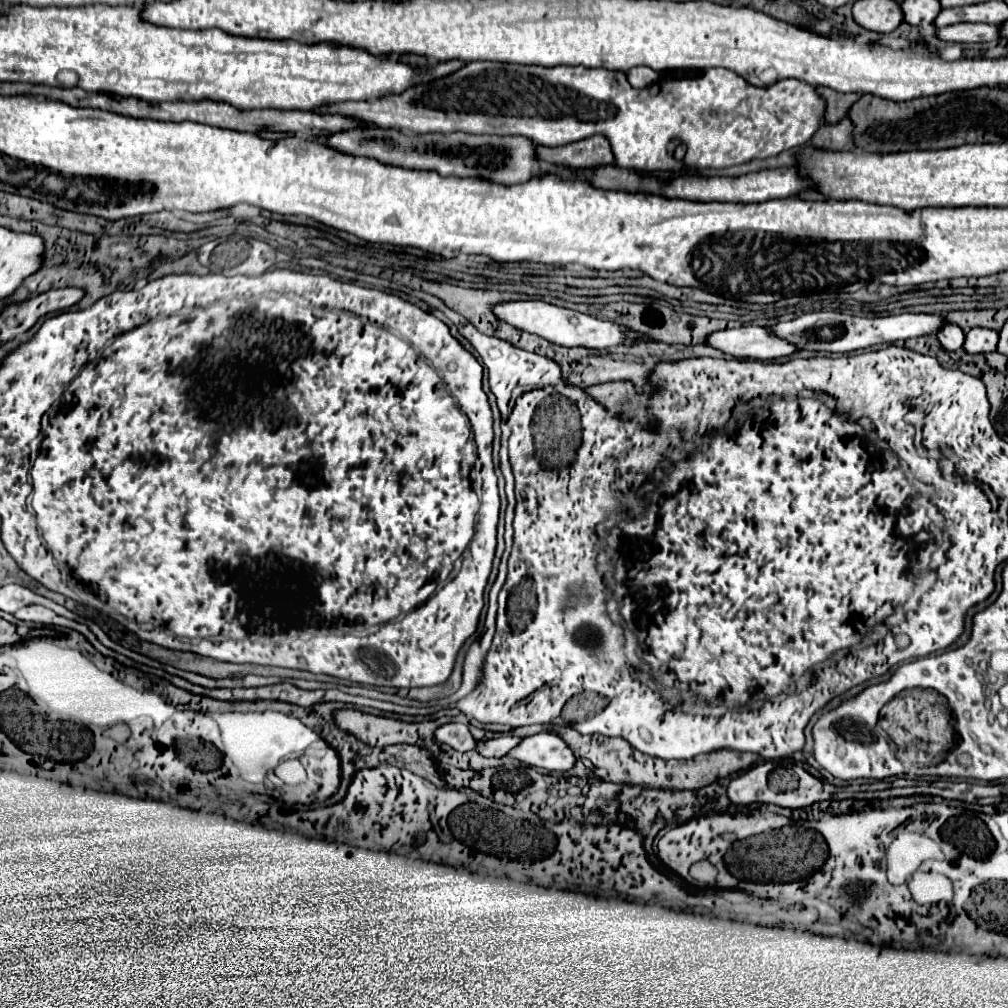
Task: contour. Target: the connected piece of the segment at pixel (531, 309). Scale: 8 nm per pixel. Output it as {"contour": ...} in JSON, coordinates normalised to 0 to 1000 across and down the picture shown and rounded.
{"contour":[[[525,298],[525,300],[503,300],[503,302],[493,302],[491,306],[491,313],[515,327],[533,331],[545,339],[551,339],[555,343],[578,343],[578,345],[608,345],[608,343],[630,343],[636,339],[648,339],[648,335],[644,331],[632,329],[628,325],[622,325],[618,321],[612,319],[604,319],[604,317],[594,317],[588,315],[584,312],[576,312],[570,308],[563,308],[563,306],[555,306],[537,298]]]}

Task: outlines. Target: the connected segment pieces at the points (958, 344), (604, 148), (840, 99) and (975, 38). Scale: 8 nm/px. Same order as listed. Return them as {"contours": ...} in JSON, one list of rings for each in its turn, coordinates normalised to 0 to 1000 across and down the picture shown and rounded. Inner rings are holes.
{"contours":[[[[943,321],[943,323],[938,323],[934,329],[932,329],[932,339],[938,347],[953,347],[955,341],[957,341],[957,329],[949,323],[949,321]]],[[[596,133],[557,147],[535,145],[535,157],[539,157],[543,163],[561,163],[566,167],[586,167],[592,163],[610,161],[606,145],[602,143],[602,137]]],[[[813,85],[813,87],[809,87],[809,89],[811,89],[811,93],[820,101],[820,105],[818,105],[818,115],[816,115],[820,123],[832,123],[832,121],[840,115],[844,103],[854,97],[852,91],[850,91],[850,93],[834,93],[834,91],[828,91],[828,89],[818,87],[818,85]]],[[[945,24],[945,26],[938,26],[938,28],[930,28],[928,30],[932,40],[938,42],[983,42],[983,40],[991,40],[991,26],[983,26],[983,24]]]]}

